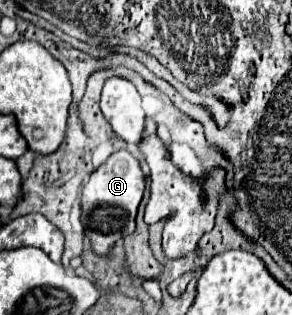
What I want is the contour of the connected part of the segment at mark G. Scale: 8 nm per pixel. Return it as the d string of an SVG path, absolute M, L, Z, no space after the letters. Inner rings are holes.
M127 149L113 153L99 169L89 175L89 181L85 183L81 195L81 223L85 225L85 237L91 241L91 247L97 255L109 255L119 239L135 231L135 215L143 199L145 185L147 179L141 171L139 159Z

